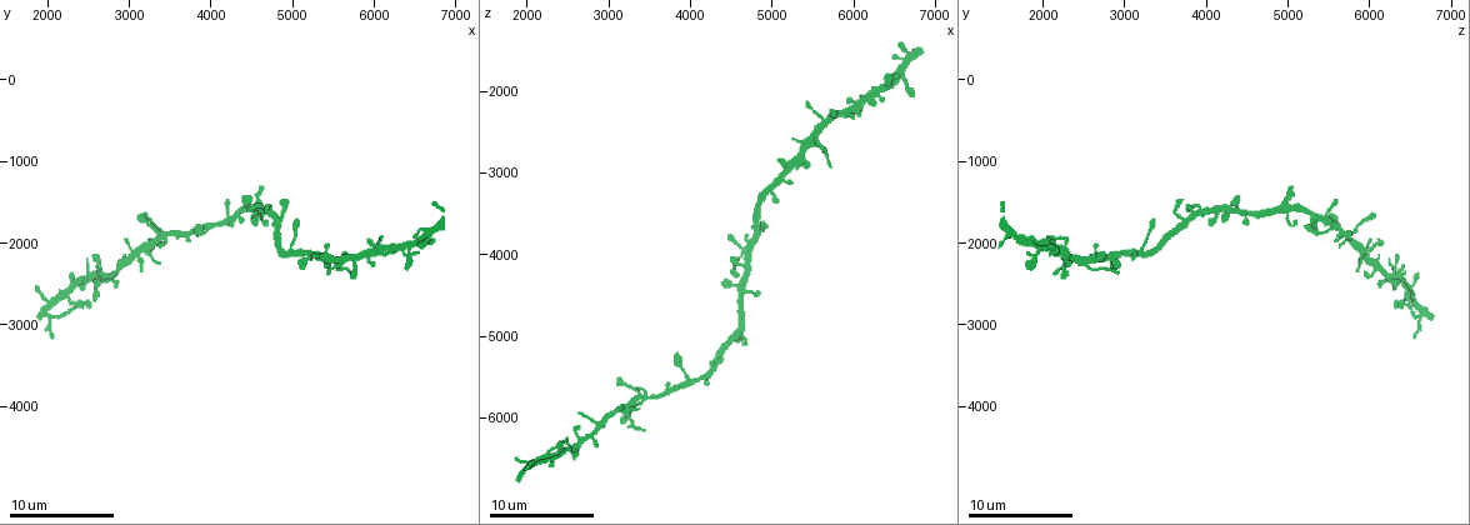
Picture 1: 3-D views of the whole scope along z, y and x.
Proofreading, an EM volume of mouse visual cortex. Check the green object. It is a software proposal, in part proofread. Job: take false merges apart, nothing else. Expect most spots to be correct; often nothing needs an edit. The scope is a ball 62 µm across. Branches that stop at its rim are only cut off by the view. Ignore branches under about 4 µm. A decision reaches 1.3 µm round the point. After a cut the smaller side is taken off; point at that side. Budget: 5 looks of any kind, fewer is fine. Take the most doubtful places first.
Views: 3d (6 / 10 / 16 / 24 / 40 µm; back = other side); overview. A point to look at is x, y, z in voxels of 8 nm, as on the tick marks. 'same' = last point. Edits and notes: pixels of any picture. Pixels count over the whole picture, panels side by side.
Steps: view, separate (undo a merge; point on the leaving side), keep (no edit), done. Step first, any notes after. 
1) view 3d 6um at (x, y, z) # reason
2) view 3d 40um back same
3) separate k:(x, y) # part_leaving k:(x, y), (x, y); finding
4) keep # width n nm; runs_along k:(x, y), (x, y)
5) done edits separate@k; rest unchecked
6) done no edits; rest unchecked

view 3d 16um at (2400, 2500, 6450) # three-way junction

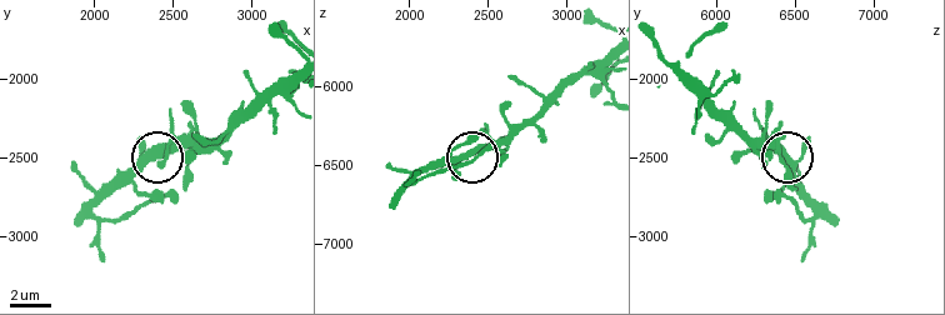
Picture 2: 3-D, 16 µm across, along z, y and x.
keep # runs_along 2:(605, 58), (504, 136), (435, 166); all the same neuron

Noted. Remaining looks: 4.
view 3d 16um at (3400, 1950, 5700) # thin arm on a thick one

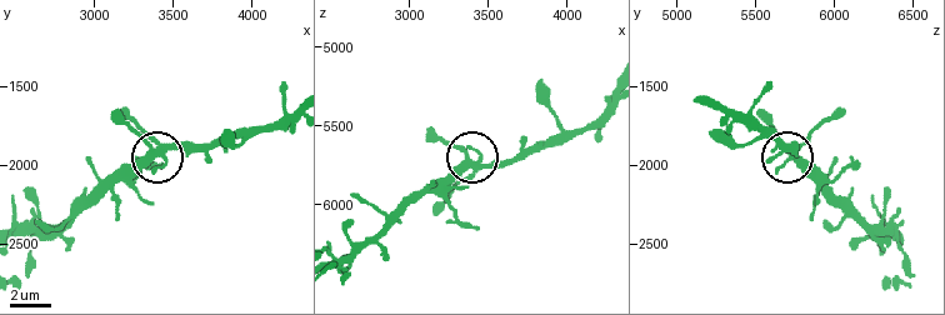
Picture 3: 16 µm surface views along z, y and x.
view 3d 16um back at (3380, 1920, 5700)

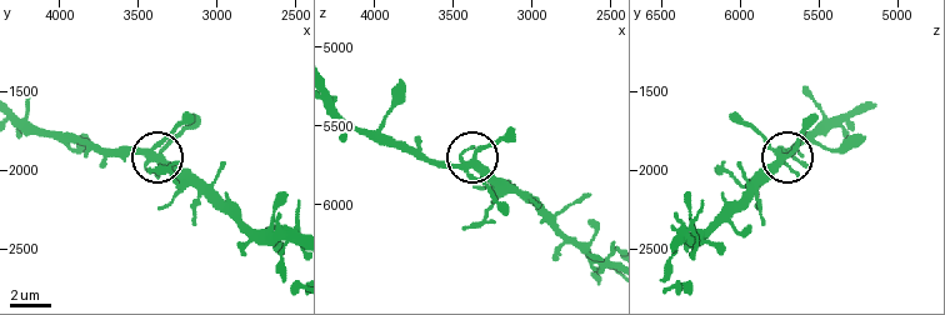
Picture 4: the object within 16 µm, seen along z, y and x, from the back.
keep # width 300 nm; runs_along 4:(338, 110), (358, 126), (459, 165), (508, 131); all the same neuron

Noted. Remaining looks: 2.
view 3d 10um at (2900, 2300, 6100) # thick turns thin

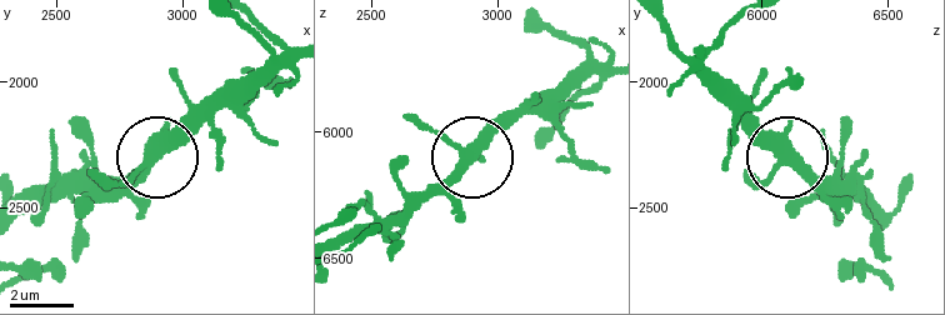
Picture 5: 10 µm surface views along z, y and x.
keep # runs_along 5:(291, 54), (219, 95), (109, 196); one neuron here

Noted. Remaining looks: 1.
done no edits; rest unchecked

